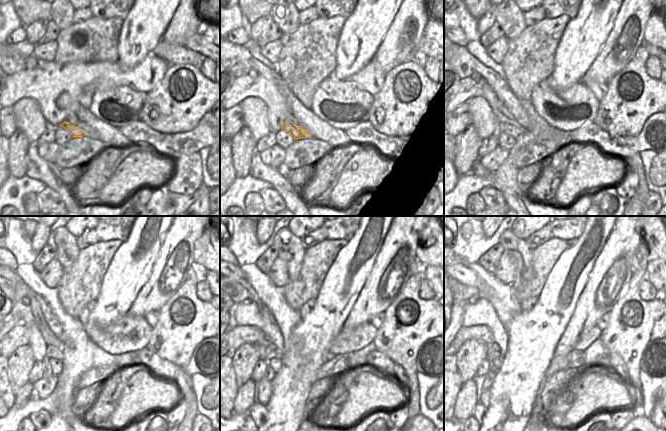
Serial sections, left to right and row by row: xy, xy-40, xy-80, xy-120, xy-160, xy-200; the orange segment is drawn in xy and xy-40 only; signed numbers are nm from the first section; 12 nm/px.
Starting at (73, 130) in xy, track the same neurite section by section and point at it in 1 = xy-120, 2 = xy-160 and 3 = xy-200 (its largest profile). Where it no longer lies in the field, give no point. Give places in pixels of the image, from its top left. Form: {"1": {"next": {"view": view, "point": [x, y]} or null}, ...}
{"1": {"next": {"view": "xy-120", "point": [52, 351]}}, "2": {"next": {"view": "xy-160", "point": [272, 351]}}, "3": {"next": {"view": "xy-200", "point": [494, 350]}}}

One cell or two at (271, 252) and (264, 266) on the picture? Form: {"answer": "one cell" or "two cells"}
{"answer": "one cell"}

